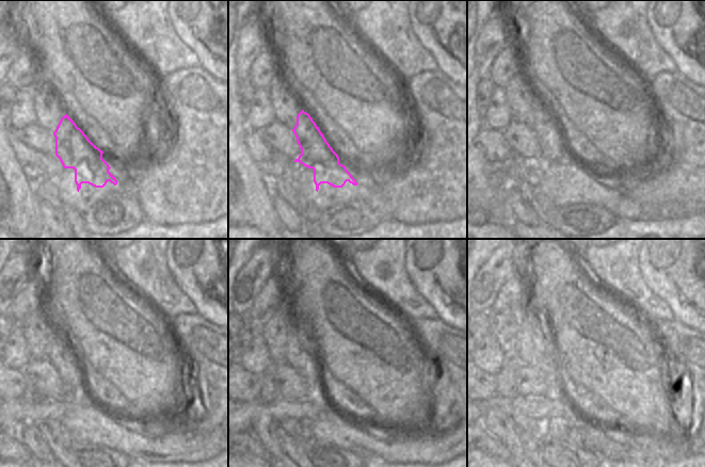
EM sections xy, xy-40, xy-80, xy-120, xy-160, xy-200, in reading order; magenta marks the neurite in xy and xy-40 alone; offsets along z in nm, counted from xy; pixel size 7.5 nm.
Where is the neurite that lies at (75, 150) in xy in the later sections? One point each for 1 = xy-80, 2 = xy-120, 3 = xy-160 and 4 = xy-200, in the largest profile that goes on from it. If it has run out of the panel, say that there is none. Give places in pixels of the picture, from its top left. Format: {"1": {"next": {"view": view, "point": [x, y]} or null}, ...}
{"1": {"next": {"view": "xy-80", "point": [556, 155]}}, "2": {"next": {"view": "xy-120", "point": [86, 409]}}, "3": {"next": {"view": "xy-160", "point": [298, 355]}}, "4": {"next": {"view": "xy-200", "point": [529, 349]}}}

